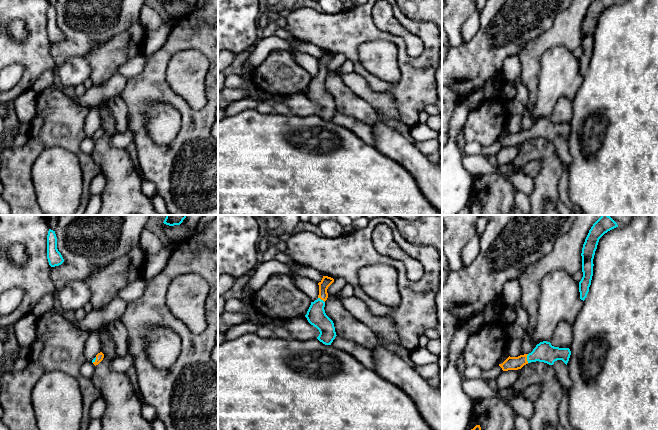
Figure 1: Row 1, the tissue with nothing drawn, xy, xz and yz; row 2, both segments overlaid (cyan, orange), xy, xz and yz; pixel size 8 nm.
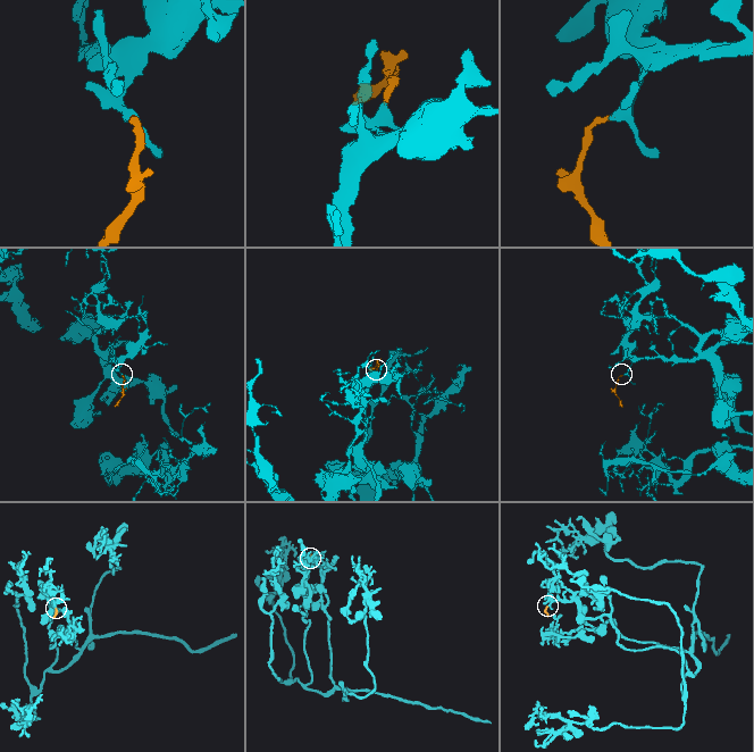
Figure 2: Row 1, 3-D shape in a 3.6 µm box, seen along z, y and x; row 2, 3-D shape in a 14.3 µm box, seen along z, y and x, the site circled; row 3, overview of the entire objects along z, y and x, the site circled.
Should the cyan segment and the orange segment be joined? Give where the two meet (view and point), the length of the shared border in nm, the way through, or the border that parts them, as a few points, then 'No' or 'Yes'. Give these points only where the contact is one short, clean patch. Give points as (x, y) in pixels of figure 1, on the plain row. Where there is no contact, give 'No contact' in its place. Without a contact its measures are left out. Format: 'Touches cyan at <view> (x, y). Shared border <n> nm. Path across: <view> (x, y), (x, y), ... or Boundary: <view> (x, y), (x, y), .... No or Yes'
Touches cyan at yz (527, 134). Shared border 70 nm. Path across: yz (544, 128), (527, 134), (511, 139). Yes

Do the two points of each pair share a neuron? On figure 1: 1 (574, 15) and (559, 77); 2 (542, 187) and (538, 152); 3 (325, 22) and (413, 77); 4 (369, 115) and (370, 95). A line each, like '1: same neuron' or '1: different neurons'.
1: different neurons
2: same neuron
3: same neuron
4: different neurons

